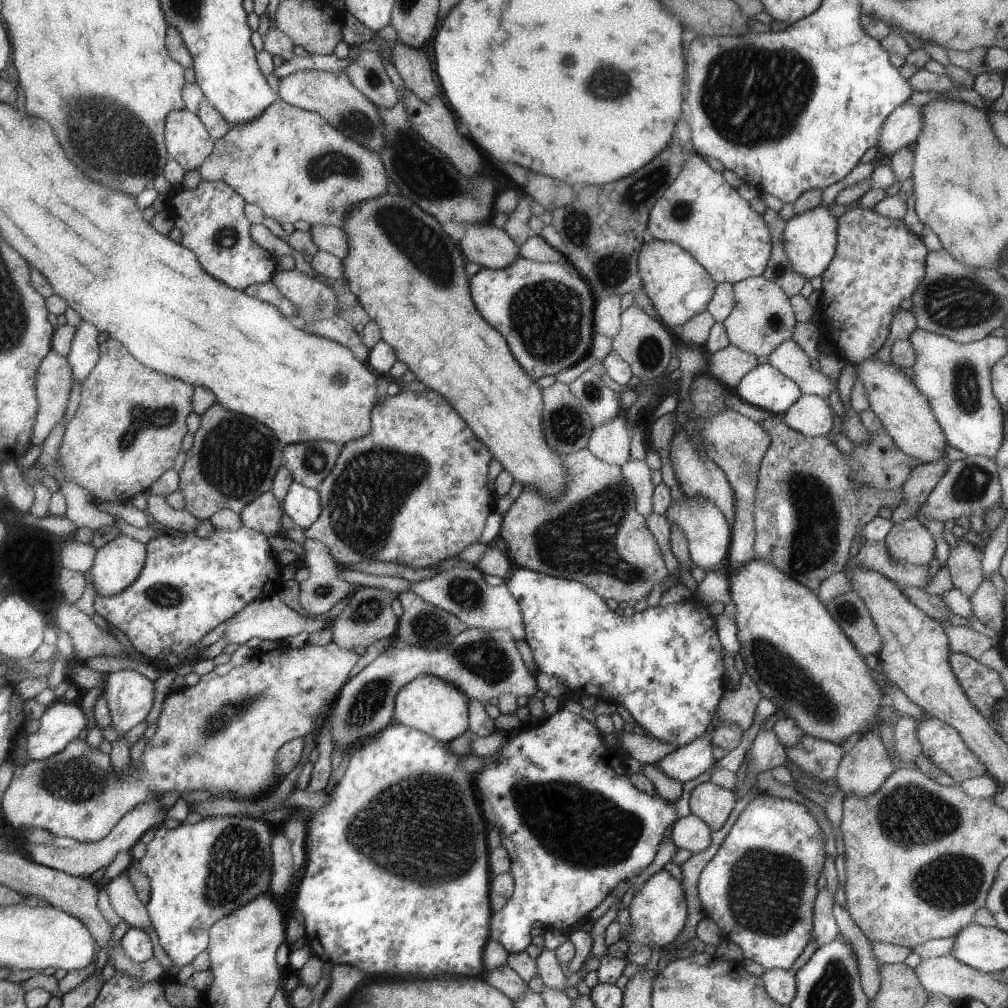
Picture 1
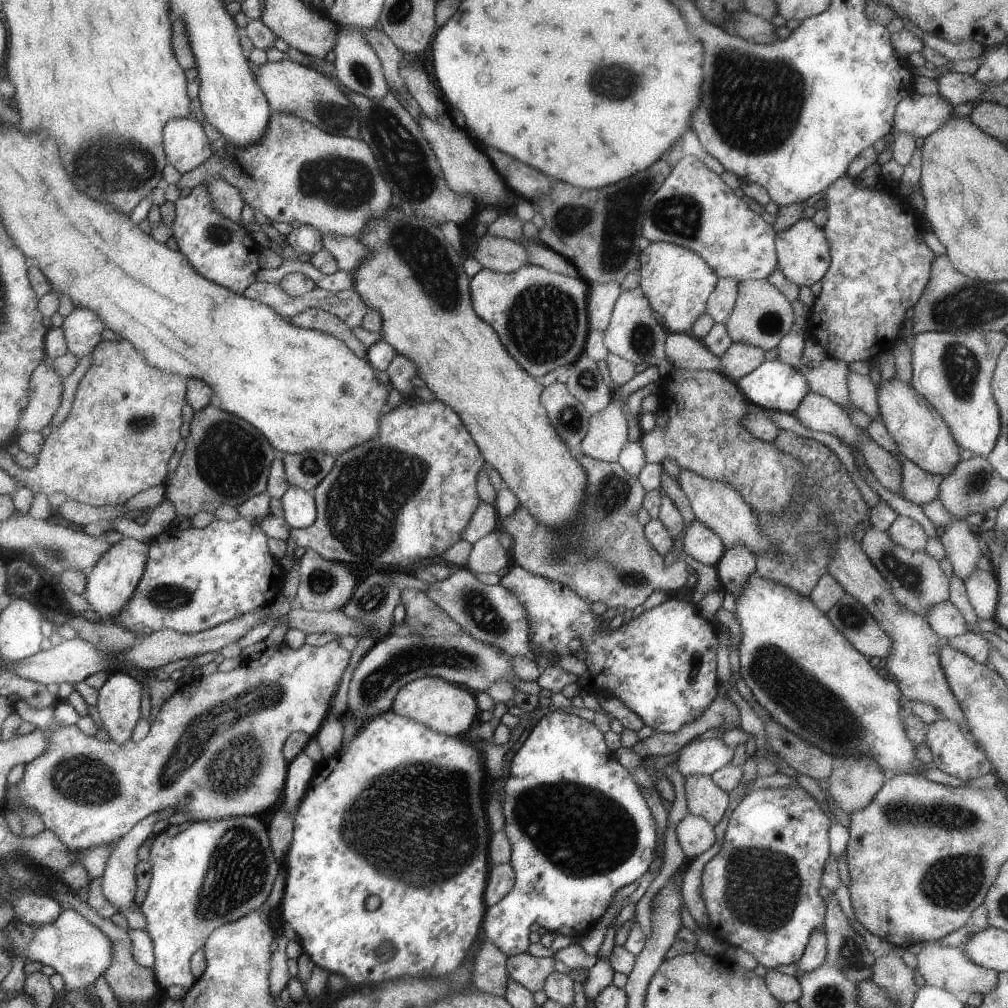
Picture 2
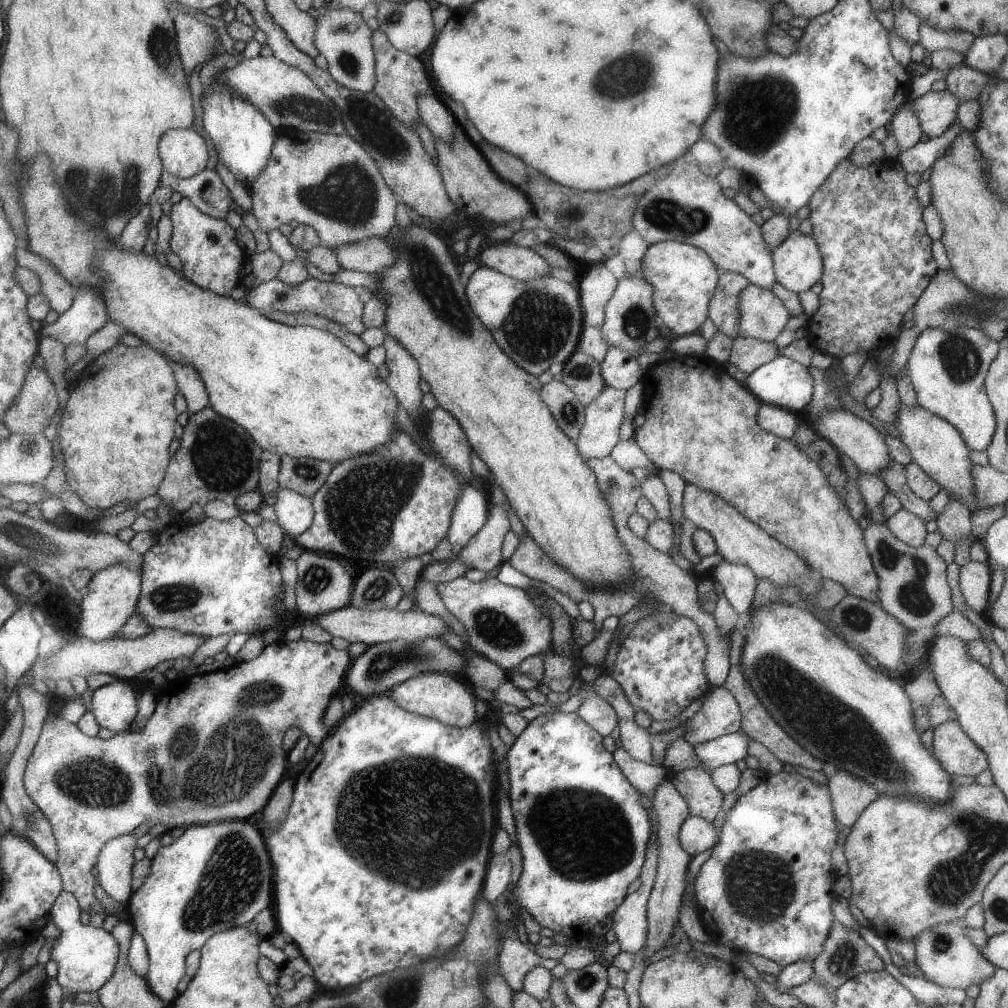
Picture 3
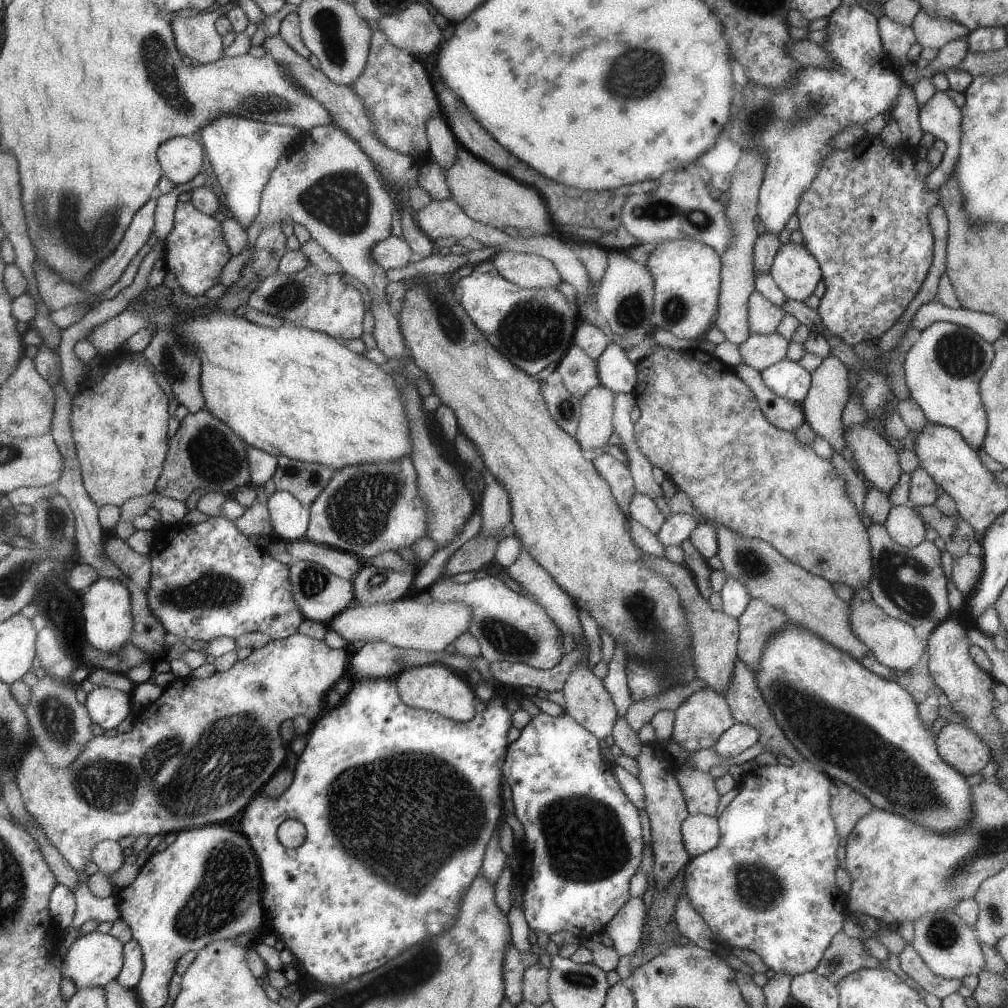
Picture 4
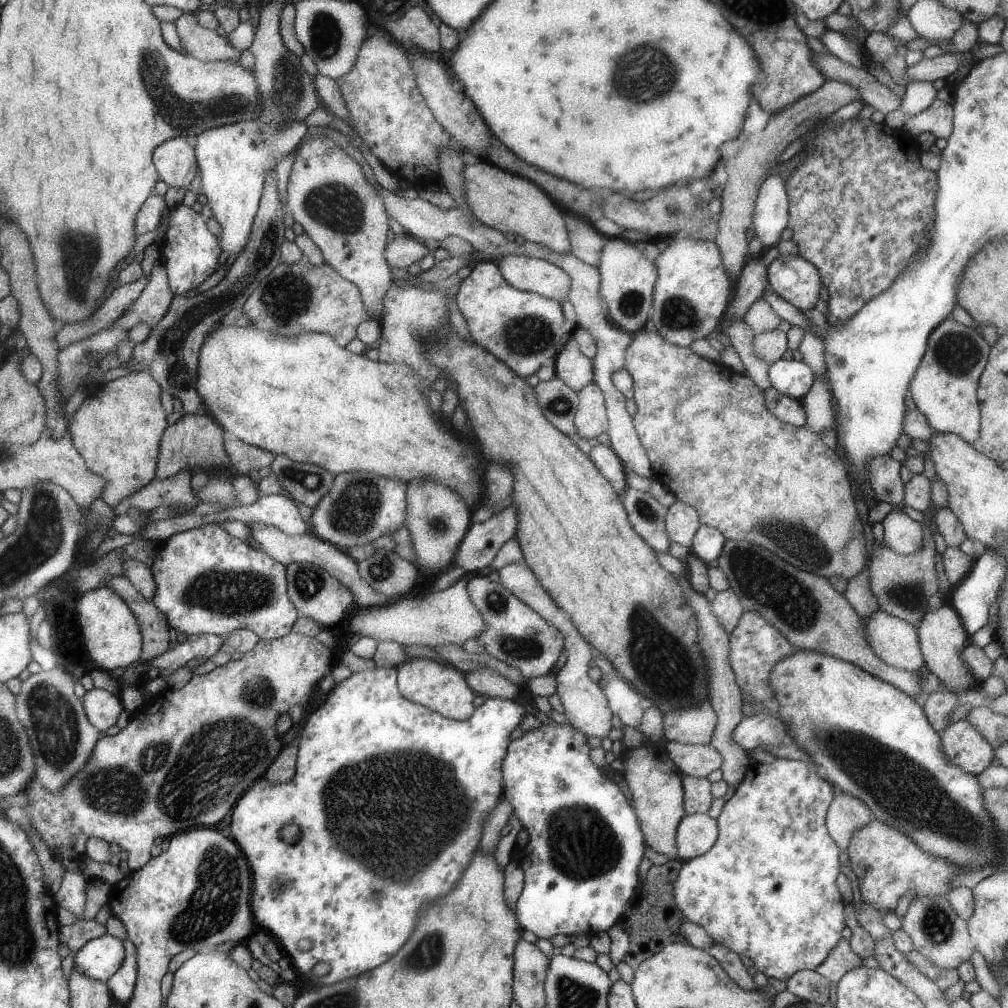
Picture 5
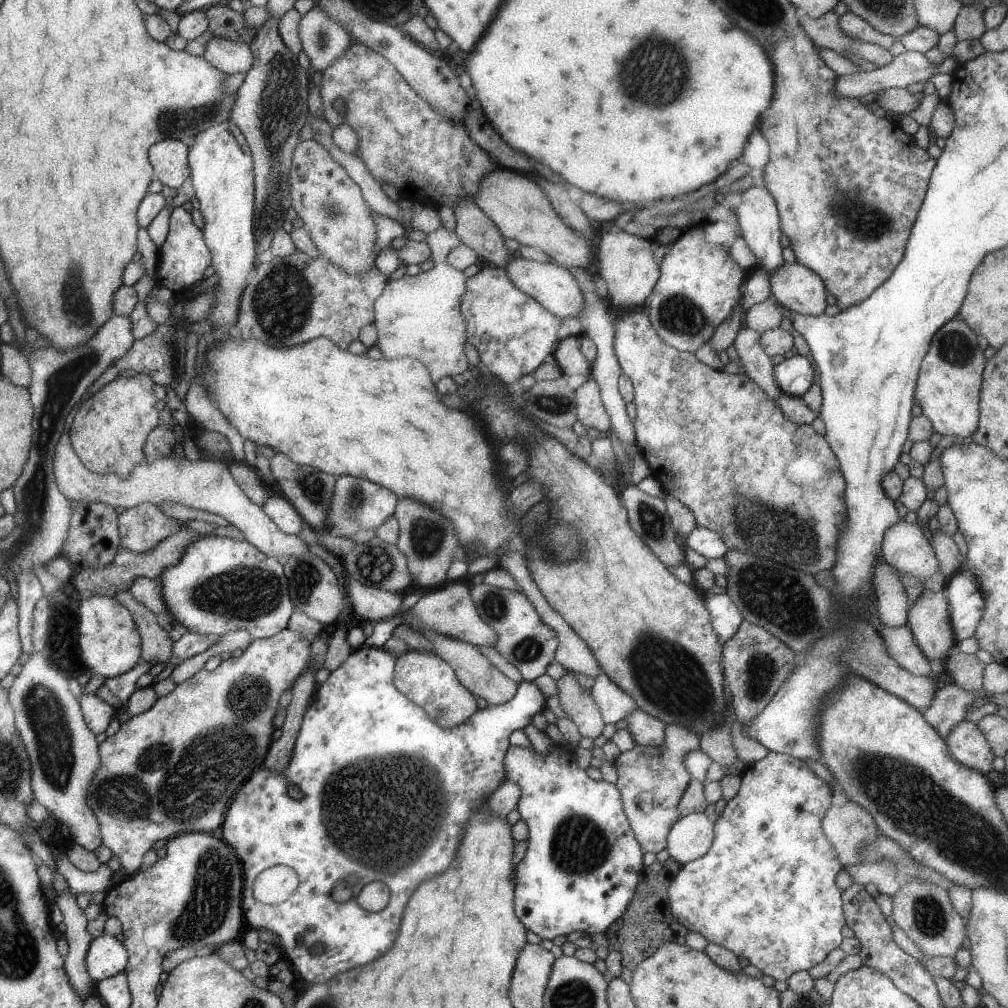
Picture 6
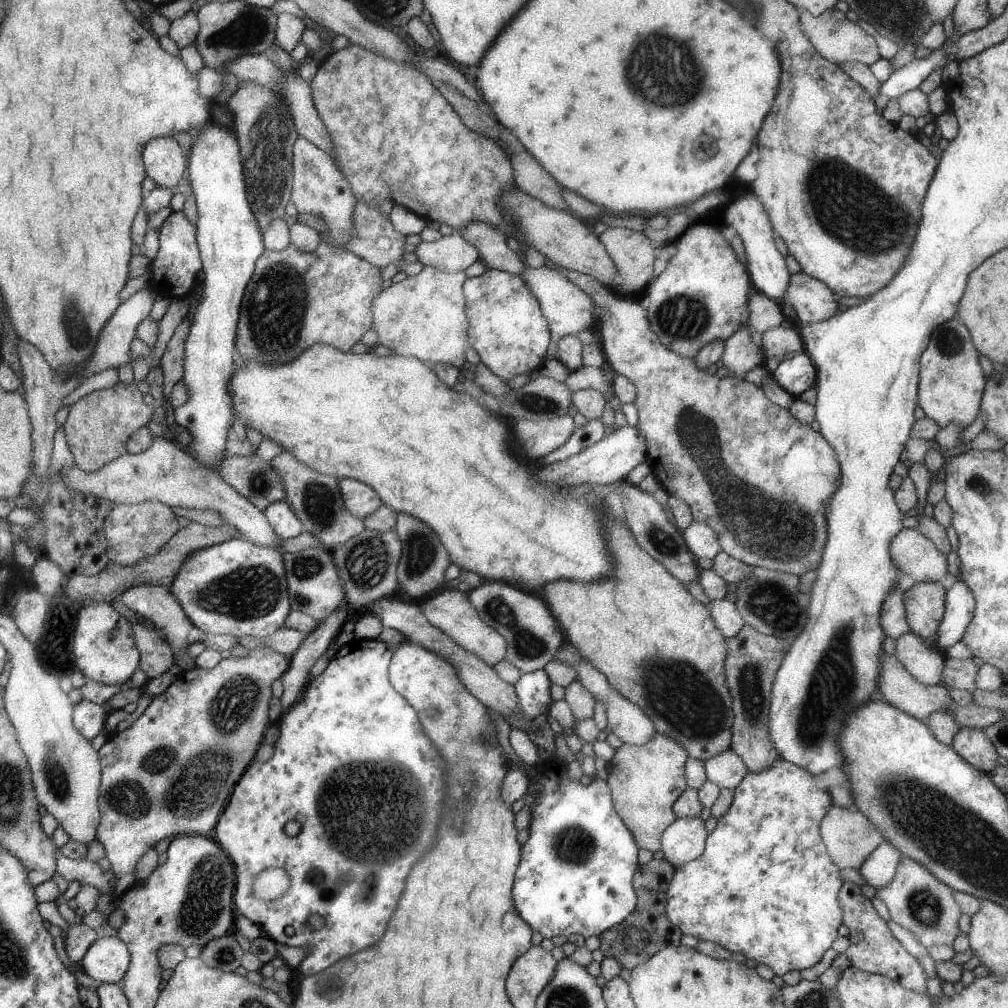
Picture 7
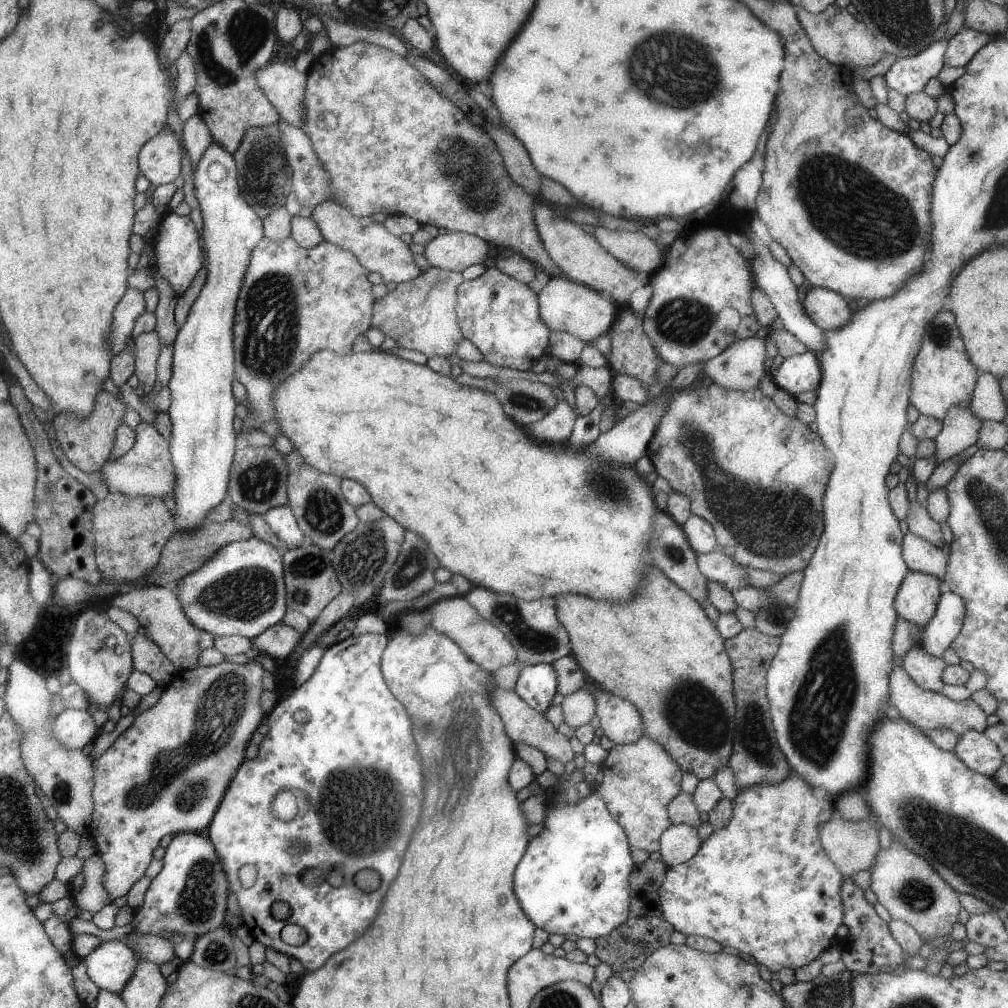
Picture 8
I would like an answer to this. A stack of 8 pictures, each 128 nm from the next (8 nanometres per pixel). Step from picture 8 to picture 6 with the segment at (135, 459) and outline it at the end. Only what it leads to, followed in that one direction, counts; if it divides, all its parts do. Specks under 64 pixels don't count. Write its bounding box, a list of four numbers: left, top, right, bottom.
[54,430,309,561]

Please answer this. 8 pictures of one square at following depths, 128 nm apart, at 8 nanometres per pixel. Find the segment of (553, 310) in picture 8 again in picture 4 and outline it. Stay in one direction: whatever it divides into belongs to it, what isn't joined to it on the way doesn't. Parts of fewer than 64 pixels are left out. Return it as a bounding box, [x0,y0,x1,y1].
[490,251,561,289]

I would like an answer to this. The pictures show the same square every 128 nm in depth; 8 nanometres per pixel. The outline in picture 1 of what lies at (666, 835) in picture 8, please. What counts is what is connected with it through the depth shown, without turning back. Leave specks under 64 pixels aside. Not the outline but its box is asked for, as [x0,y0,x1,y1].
[671,813,712,854]

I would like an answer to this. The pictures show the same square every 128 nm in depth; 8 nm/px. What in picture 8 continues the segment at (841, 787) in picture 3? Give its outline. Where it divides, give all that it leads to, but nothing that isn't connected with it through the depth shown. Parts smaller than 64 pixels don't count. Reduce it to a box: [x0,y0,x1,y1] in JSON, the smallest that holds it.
[818,816,878,877]

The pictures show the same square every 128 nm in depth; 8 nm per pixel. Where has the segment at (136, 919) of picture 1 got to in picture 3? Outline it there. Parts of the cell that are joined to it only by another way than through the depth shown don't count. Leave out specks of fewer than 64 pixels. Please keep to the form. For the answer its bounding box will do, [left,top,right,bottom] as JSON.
[96,833,135,905]

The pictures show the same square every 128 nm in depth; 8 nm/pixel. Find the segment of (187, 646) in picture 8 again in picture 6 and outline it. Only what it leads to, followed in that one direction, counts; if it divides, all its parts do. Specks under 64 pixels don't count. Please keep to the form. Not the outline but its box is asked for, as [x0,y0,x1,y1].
[131,577,175,627]

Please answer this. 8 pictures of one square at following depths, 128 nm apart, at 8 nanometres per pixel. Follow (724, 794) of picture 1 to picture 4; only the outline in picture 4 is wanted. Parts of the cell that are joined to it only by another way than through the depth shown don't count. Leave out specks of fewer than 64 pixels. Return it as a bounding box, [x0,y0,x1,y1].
[675,766,719,817]

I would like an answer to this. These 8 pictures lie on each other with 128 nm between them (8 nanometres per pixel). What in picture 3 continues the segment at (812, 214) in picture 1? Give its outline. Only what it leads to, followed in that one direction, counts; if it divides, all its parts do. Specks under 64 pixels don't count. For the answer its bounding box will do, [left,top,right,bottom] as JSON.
[772,230,822,293]

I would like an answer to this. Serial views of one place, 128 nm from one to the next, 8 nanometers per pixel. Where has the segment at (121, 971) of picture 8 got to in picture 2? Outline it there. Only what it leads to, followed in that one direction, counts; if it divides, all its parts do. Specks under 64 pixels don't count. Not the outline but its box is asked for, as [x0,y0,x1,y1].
[7,908,114,995]

